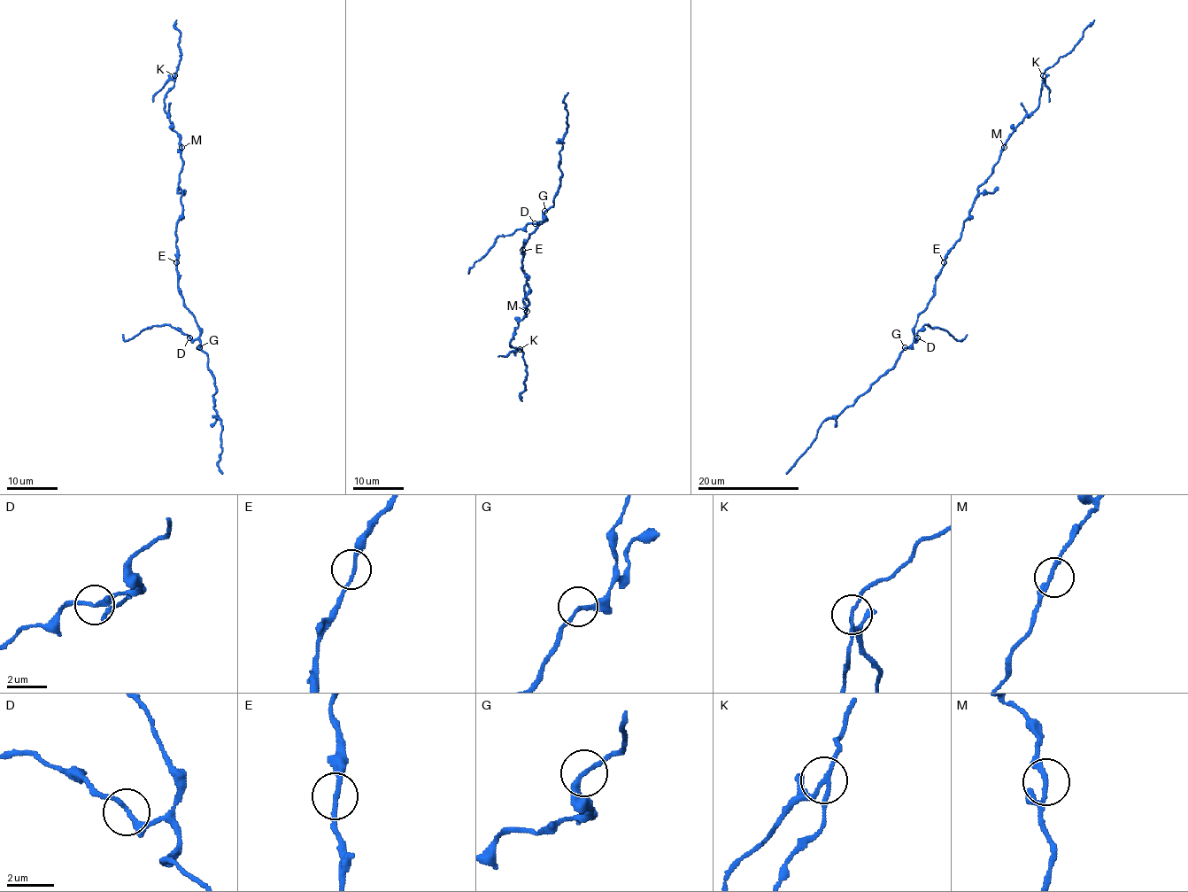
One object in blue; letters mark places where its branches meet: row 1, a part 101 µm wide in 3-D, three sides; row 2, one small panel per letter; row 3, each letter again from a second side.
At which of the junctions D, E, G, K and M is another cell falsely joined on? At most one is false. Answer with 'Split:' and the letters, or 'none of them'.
Split: K

